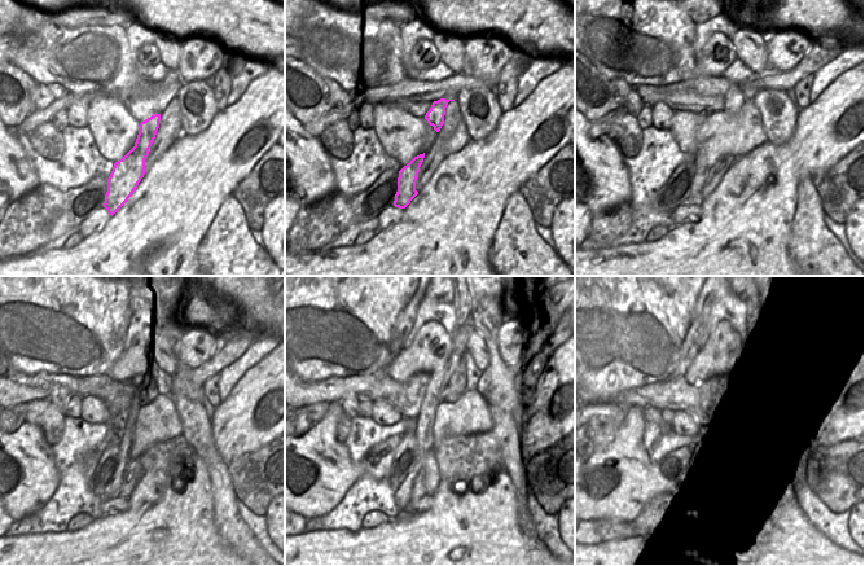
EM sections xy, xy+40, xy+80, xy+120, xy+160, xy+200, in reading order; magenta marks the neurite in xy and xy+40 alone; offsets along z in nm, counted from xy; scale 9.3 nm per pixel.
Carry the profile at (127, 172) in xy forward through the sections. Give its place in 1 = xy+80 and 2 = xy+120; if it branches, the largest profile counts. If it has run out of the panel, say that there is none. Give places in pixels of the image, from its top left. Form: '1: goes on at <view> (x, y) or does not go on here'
1: goes on at xy+80 (734, 99)
2: goes on at xy+120 (168, 364)

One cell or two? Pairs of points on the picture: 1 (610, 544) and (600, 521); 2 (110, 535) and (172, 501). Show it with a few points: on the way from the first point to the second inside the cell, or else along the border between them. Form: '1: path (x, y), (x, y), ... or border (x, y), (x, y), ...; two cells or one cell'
1: border (622, 527), (596, 532); two cells
2: path (126, 535), (139, 535), (157, 517); one cell

